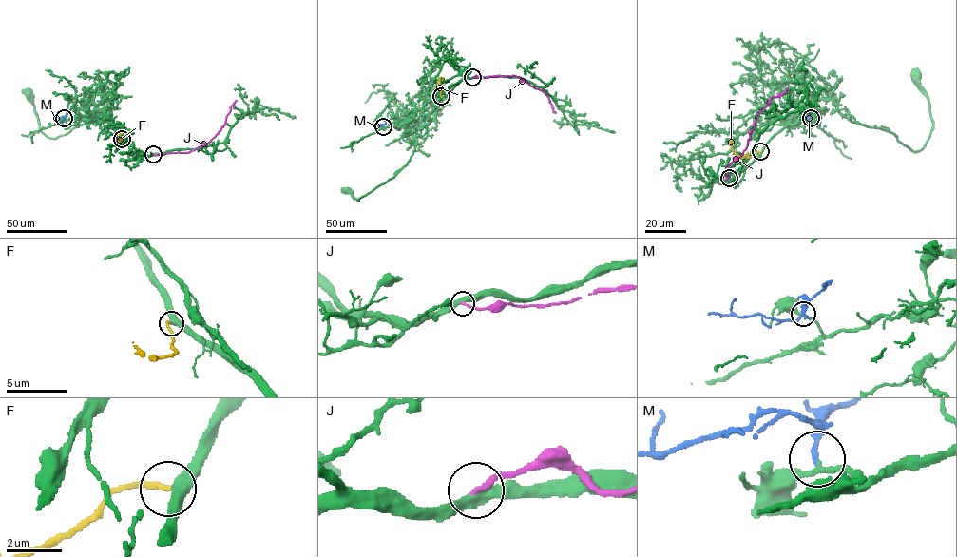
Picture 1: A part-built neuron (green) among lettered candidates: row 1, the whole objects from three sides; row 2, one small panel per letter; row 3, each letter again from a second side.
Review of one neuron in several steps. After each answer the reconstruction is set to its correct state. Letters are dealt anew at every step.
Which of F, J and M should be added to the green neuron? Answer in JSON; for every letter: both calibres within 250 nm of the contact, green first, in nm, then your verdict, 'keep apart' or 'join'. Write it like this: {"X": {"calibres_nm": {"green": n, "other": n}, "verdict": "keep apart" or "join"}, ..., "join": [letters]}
{"F": {"calibres_nm": {"green": 400, "other": 200}, "verdict": "join"}, "J": {"calibres_nm": {"green": 420, "other": 220}, "verdict": "keep apart"}, "M": {"calibres_nm": {"green": 180, "other": 180}, "verdict": "join"}, "join": ["F", "M"]}

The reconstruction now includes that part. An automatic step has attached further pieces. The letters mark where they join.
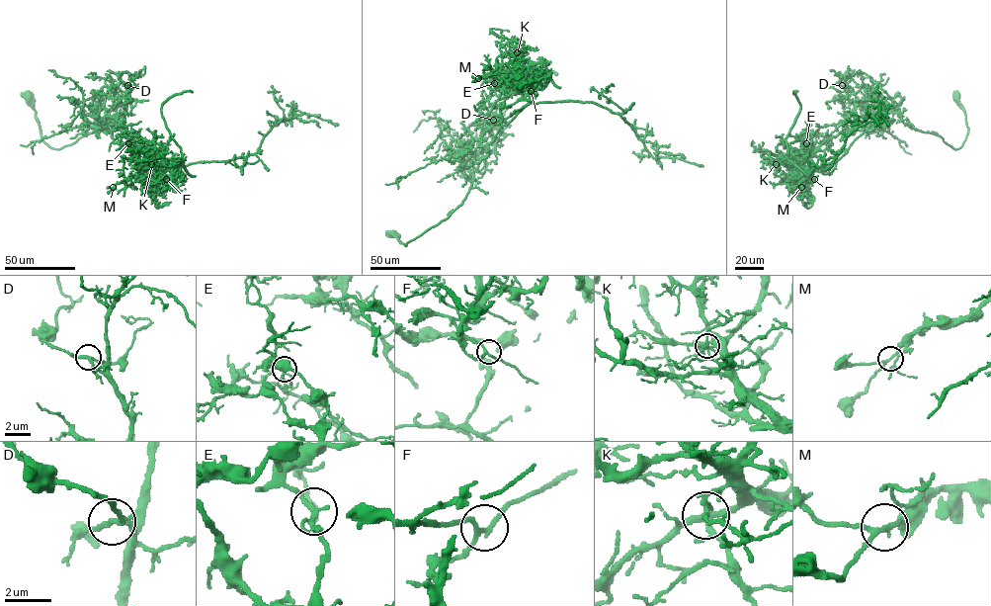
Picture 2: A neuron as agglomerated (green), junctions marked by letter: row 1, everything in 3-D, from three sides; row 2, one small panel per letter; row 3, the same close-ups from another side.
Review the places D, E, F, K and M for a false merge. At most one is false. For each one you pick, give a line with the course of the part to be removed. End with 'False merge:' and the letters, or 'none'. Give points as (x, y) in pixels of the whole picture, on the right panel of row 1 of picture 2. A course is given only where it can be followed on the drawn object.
E: foreign part runs (806, 143), (803, 143), (794, 163), (790, 167), (785, 164), (785, 137), (800, 106), (793, 93), (796, 92)
False merge: E

